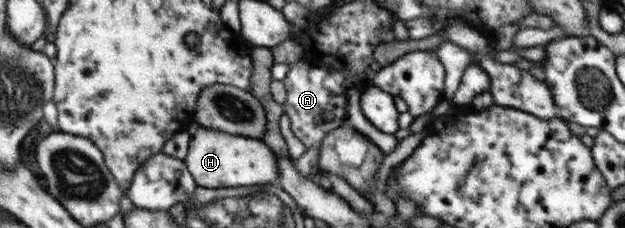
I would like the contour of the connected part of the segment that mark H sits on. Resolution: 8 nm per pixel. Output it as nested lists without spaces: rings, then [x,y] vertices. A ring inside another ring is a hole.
[[[193,119],[185,129],[190,136],[184,163],[197,186],[236,188],[241,186],[278,184],[279,171],[275,153],[262,140],[230,135],[199,125]]]

